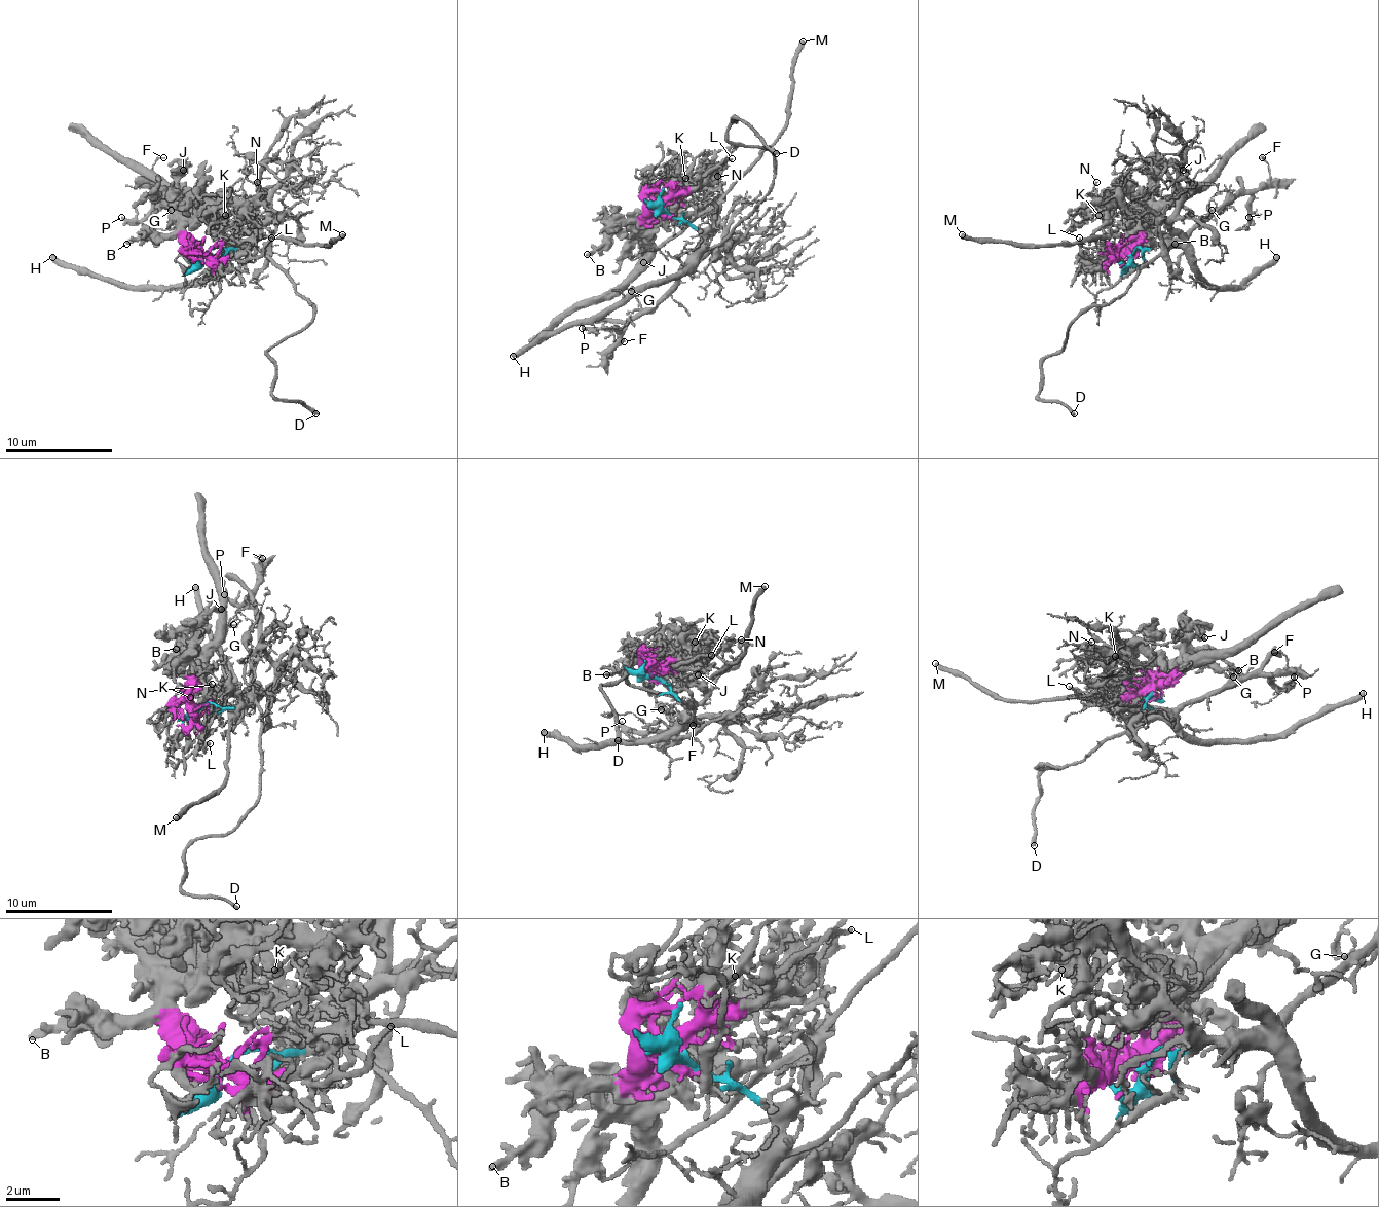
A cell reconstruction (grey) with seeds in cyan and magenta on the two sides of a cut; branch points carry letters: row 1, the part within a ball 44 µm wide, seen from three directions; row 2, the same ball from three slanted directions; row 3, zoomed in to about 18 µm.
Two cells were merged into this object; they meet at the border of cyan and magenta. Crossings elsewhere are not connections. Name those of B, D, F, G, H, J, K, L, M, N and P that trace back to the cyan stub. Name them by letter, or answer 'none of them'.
D, F, G, H, P

